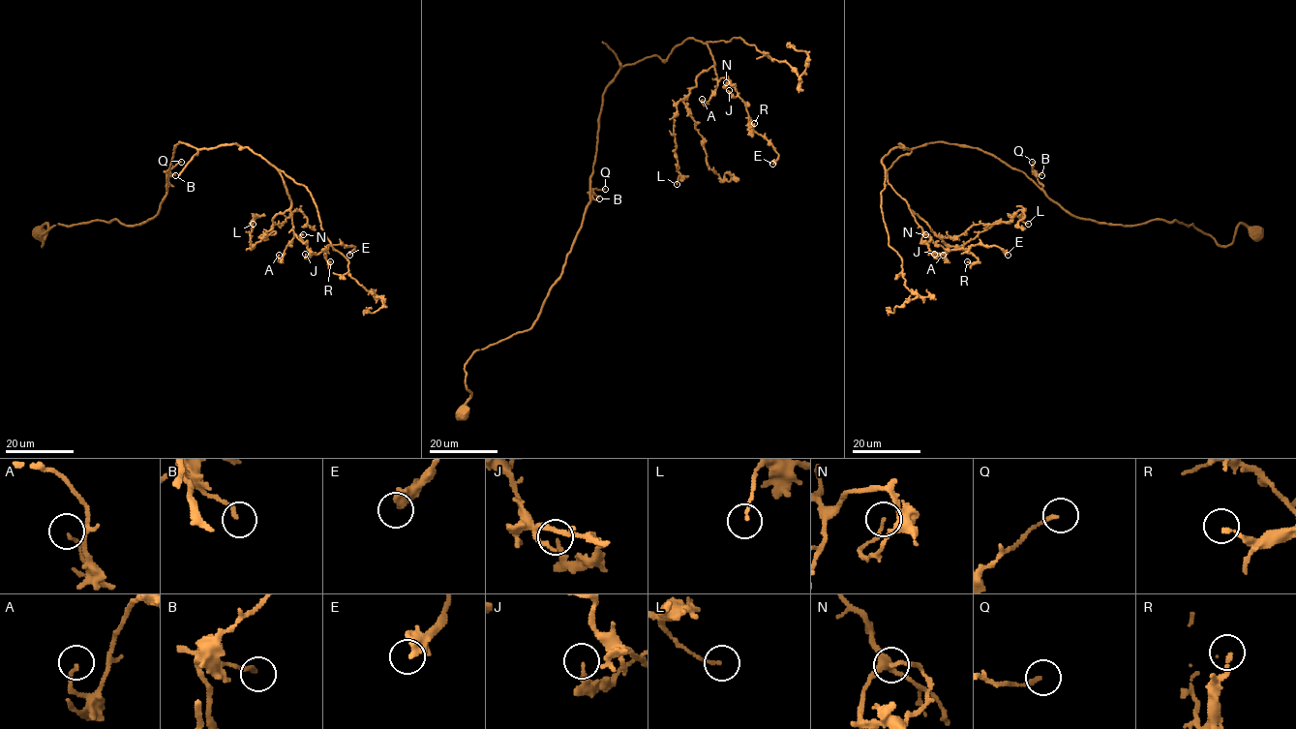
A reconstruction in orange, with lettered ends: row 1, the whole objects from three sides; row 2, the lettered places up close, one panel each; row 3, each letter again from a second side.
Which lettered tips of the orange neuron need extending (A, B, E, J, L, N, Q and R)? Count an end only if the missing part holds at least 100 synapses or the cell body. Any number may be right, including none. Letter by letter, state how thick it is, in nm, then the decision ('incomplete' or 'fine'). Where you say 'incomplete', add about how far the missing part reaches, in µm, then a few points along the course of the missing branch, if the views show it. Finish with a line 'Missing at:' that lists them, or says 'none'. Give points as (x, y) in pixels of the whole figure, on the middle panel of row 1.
A: 130 nm | fine
B: 160 nm | fine
E: 320 nm | fine
J: 190 nm | fine
L: 120 nm | fine
N: 120 nm | fine
Q: 160 nm | fine
R: 160 nm | fine
Missing at: none

